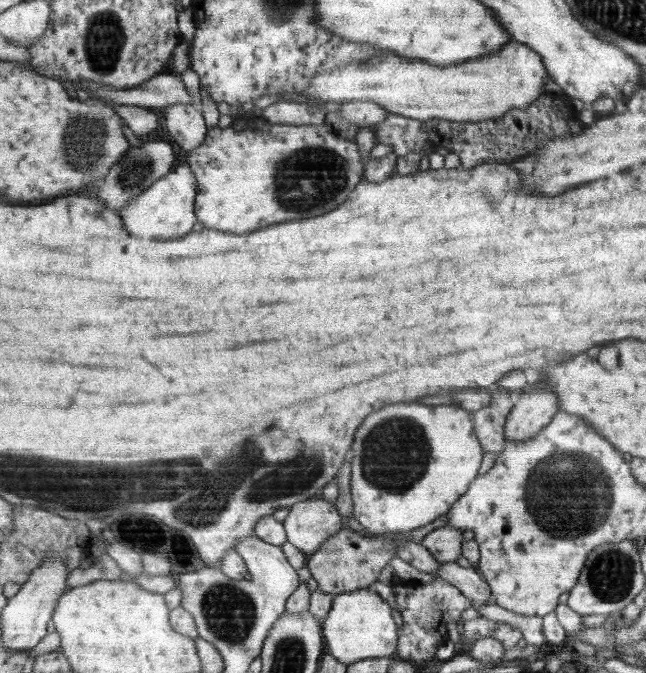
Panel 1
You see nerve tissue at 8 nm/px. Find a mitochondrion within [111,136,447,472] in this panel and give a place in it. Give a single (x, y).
(310, 178)

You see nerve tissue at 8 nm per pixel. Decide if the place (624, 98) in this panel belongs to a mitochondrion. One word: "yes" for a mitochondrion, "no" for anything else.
no

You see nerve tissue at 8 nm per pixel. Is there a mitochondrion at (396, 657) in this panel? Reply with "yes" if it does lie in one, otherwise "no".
no

